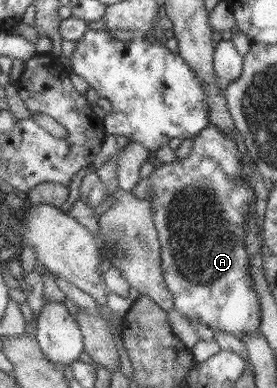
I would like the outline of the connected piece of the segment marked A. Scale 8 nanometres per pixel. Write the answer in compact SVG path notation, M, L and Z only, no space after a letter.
M207 125L191 139L188 156L154 167L148 177L141 177L131 190L138 200L149 202L159 242L162 278L170 291L173 309L194 327L195 321L202 322L212 331L226 331L237 339L248 331L259 332L261 317L258 297L252 290L249 258L242 242L245 216L253 210L256 201L249 179L241 176L239 154L232 138Z

